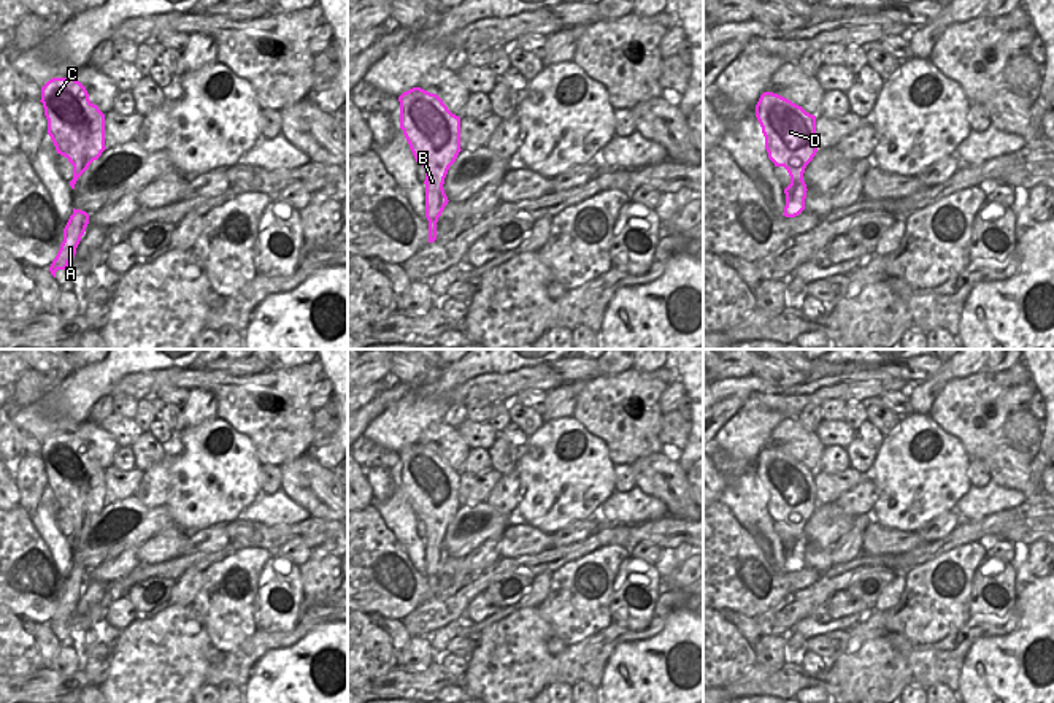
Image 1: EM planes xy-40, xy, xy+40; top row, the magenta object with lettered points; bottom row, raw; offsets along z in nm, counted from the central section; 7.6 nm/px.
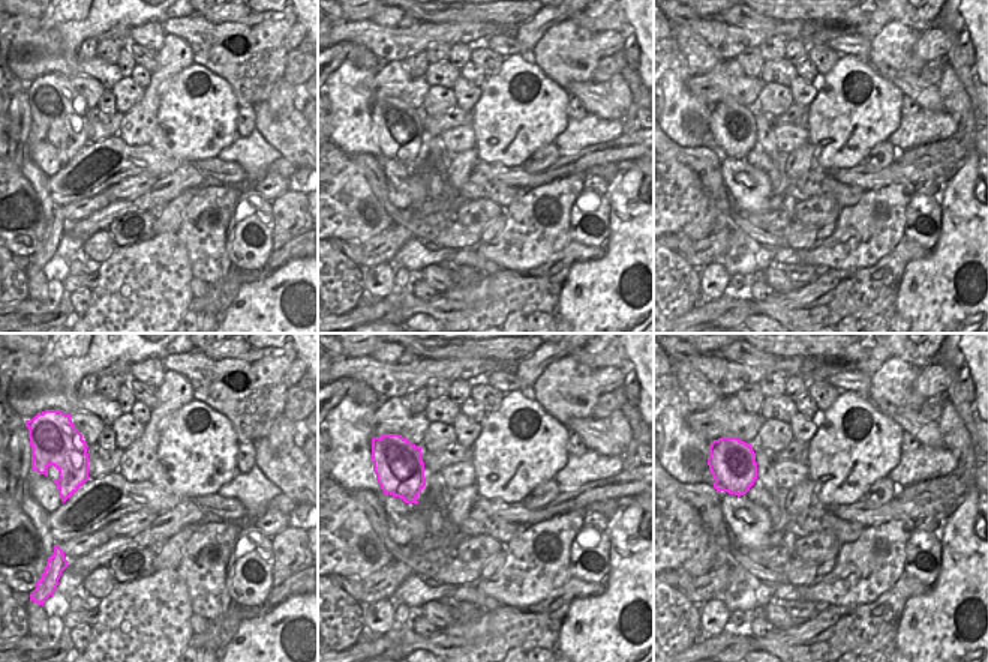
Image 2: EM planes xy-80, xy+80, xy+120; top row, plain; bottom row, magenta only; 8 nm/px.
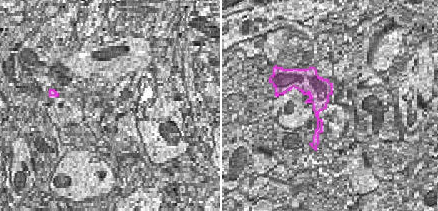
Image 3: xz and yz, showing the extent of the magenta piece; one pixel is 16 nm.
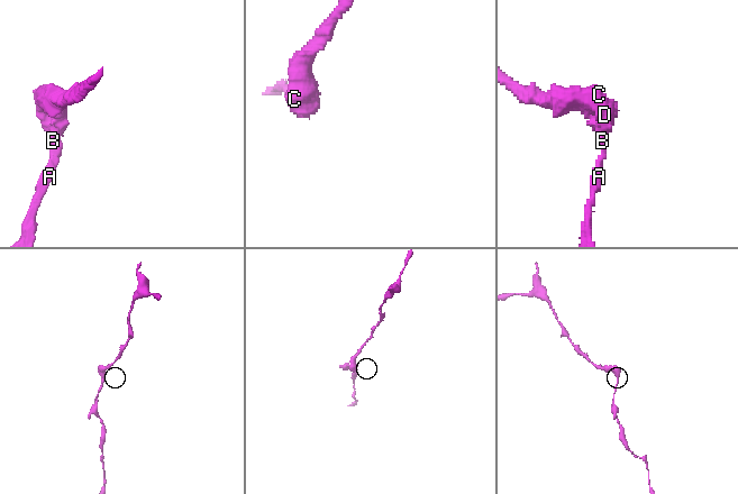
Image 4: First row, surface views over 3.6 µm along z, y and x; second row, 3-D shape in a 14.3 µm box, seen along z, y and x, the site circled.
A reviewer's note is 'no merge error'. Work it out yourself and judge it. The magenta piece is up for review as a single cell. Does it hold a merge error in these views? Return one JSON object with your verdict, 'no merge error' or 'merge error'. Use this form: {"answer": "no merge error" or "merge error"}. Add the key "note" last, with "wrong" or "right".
{"answer": "no merge error", "note": "right"}

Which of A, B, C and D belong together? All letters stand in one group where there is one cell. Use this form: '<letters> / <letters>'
A B C D

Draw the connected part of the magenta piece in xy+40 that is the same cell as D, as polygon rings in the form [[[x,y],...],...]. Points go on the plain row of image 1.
[[[764,448],[756,460],[756,473],[768,514],[775,522],[784,522],[790,532],[790,540],[784,544],[783,571],[795,573],[805,565],[805,524],[817,508],[816,471],[778,449]]]

